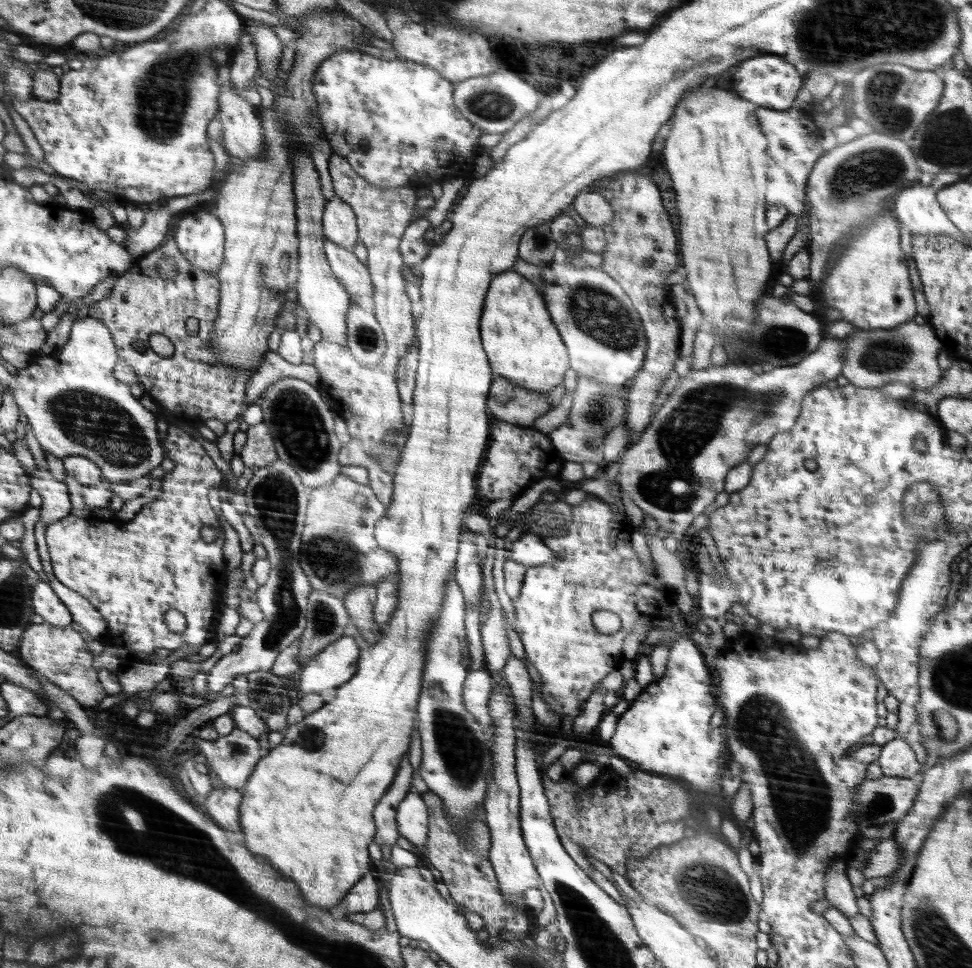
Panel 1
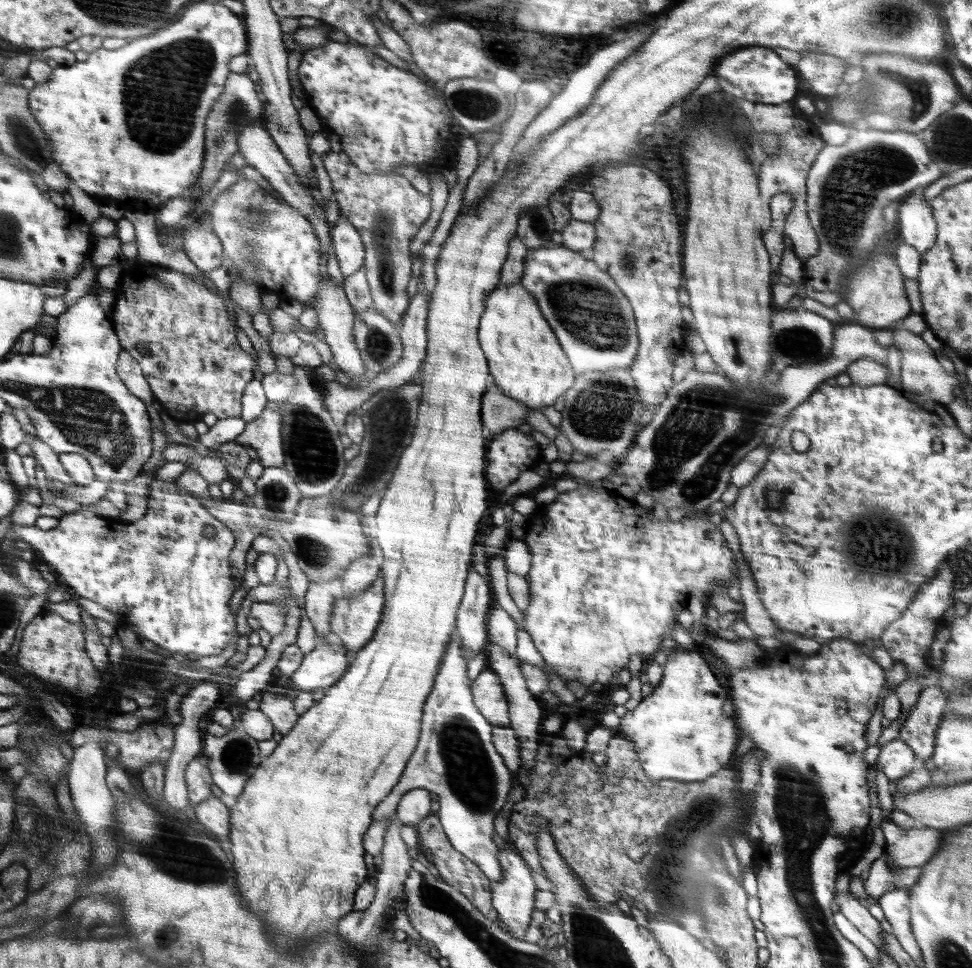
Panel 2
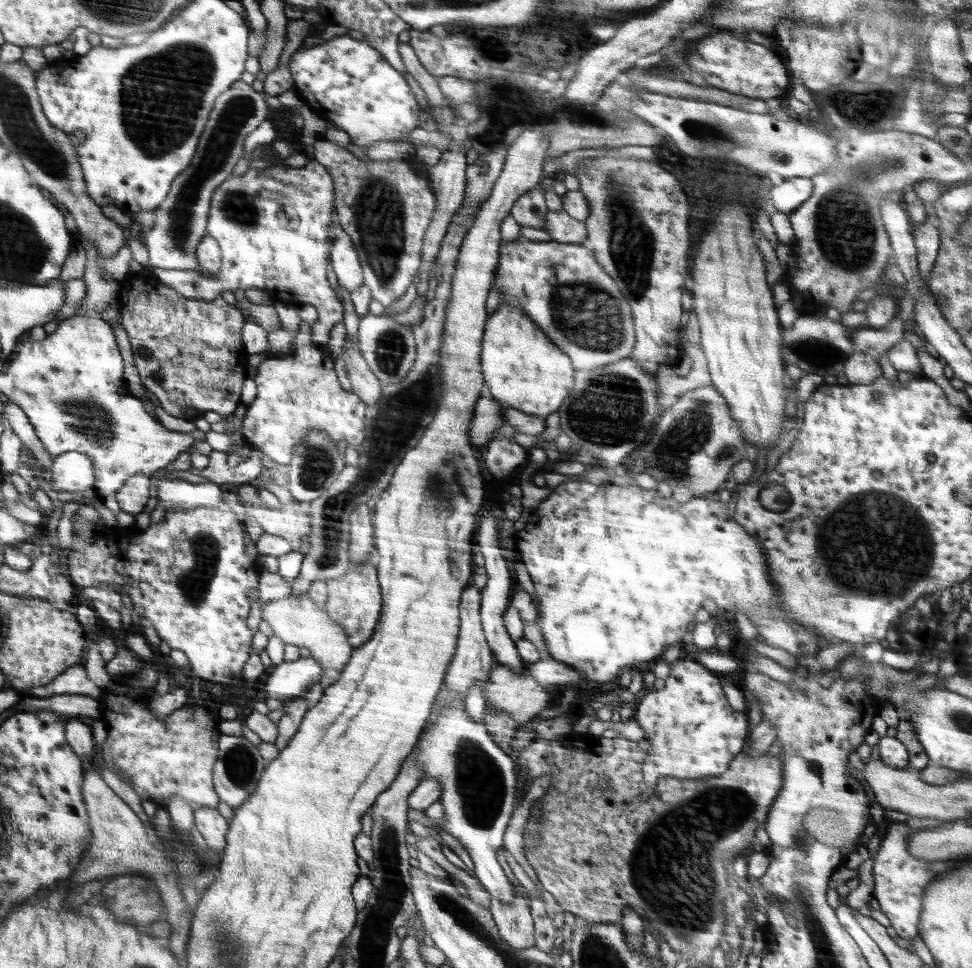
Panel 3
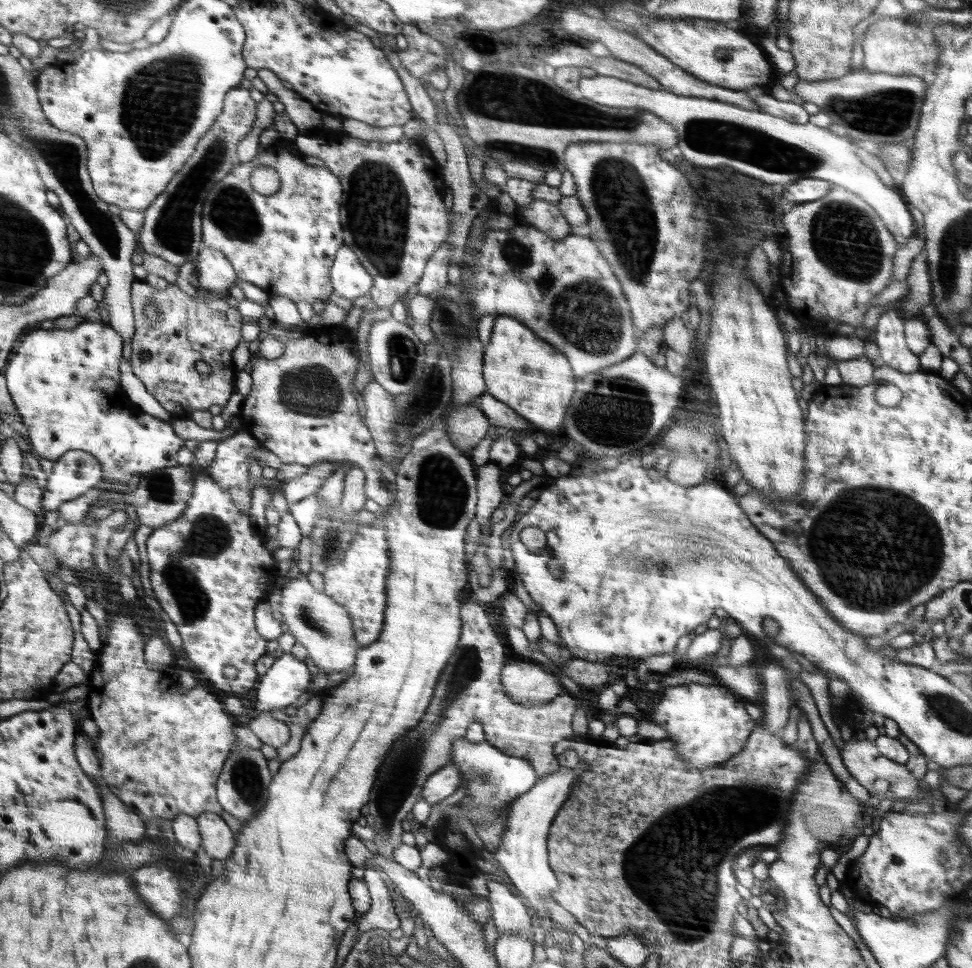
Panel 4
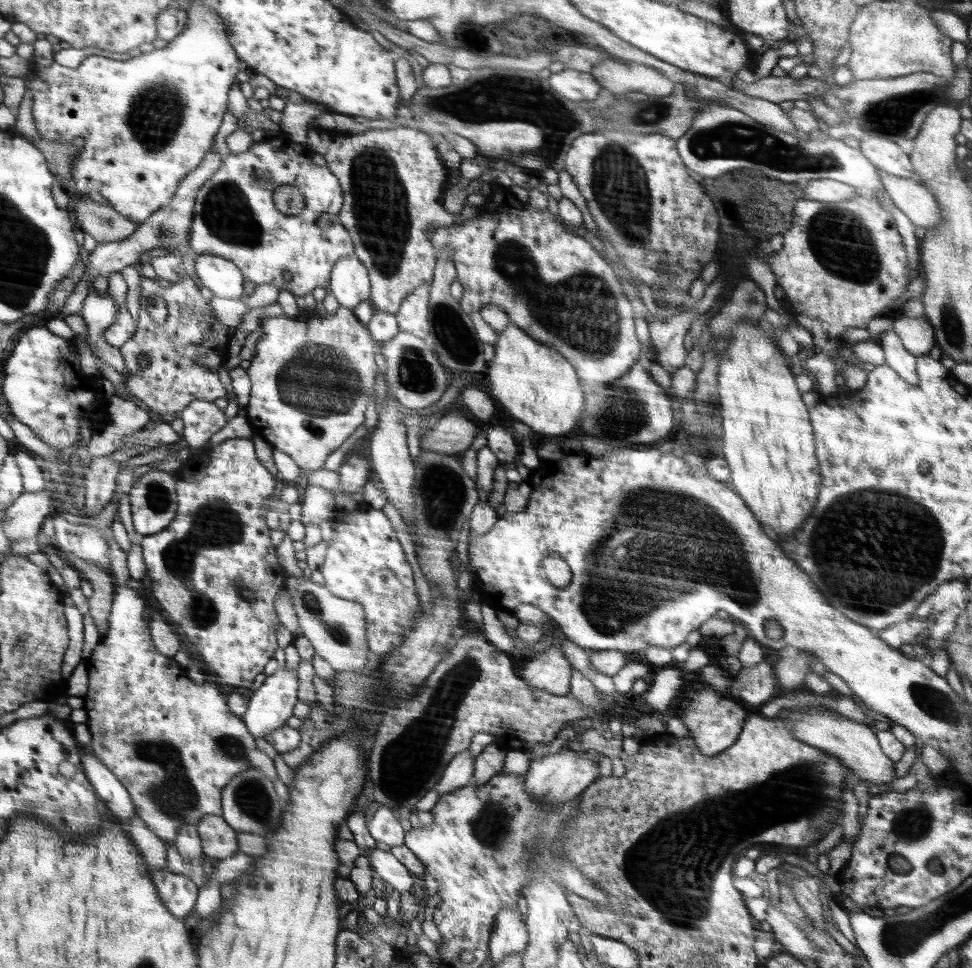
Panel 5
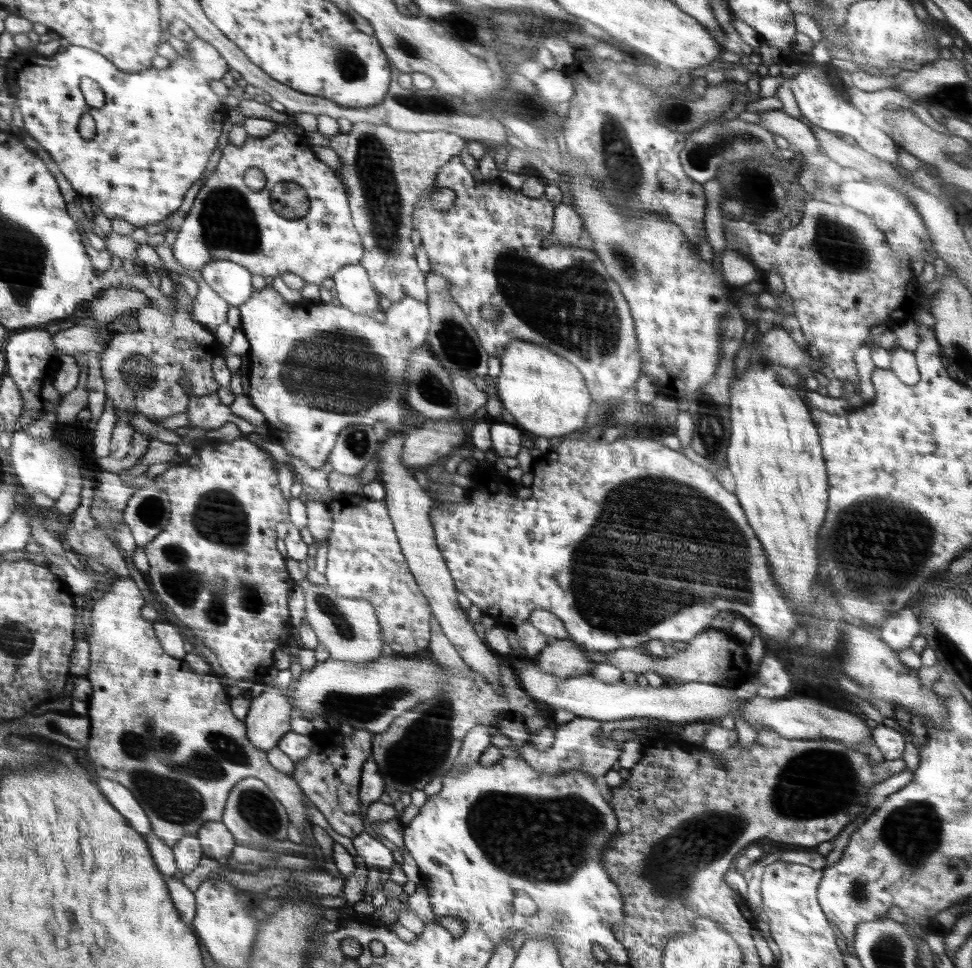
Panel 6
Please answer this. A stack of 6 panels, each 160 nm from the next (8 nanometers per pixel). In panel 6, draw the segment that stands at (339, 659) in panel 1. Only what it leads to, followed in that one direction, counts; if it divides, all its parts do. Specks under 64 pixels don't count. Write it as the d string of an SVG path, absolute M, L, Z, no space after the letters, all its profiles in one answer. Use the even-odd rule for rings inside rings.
M274 685L251 700L246 721L248 740L267 753L278 746L279 740L291 730L294 709L287 695Z

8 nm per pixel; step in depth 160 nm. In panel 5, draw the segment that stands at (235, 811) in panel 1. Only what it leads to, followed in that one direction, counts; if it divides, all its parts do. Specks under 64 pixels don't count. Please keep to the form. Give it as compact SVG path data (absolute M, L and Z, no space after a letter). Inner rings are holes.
M204 815L197 824L203 856L222 860L236 855L237 833L222 816Z

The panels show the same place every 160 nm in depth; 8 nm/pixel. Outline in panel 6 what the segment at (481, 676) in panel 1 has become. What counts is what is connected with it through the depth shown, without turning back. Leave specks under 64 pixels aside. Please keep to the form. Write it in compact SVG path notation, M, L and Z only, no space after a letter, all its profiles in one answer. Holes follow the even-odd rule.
M569 639L551 641L543 648L536 657L538 667L549 675L561 676L582 676L591 672L596 664L589 660L584 652Z

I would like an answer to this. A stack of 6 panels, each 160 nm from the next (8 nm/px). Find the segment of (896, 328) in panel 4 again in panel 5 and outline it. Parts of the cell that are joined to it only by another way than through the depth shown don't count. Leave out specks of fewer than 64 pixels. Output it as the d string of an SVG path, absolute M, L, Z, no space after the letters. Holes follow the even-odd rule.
M894 330L884 332L879 344L884 351L886 364L908 384L918 384L916 356L905 349L899 334Z

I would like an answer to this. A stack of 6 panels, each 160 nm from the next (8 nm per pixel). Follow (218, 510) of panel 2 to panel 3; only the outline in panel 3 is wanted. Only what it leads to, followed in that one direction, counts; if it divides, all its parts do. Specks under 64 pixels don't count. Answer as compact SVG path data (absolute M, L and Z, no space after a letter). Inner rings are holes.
M163 476L158 479L158 496L152 500L152 504L158 502L165 511L176 507L184 510L196 507L211 507L216 509L220 506L222 492L219 485L208 483L192 483L184 479L168 479ZM296 501L292 506L271 508L266 505L244 504L246 518L251 517L260 524L266 534L285 538L291 550L298 550L303 556L311 547L311 517L305 504Z

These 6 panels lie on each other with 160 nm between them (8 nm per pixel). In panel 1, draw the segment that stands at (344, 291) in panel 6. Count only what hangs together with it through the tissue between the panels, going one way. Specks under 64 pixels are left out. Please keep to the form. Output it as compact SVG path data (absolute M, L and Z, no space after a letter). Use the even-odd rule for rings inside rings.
M340 197L326 201L322 224L323 236L337 246L352 250L359 241L355 214Z

